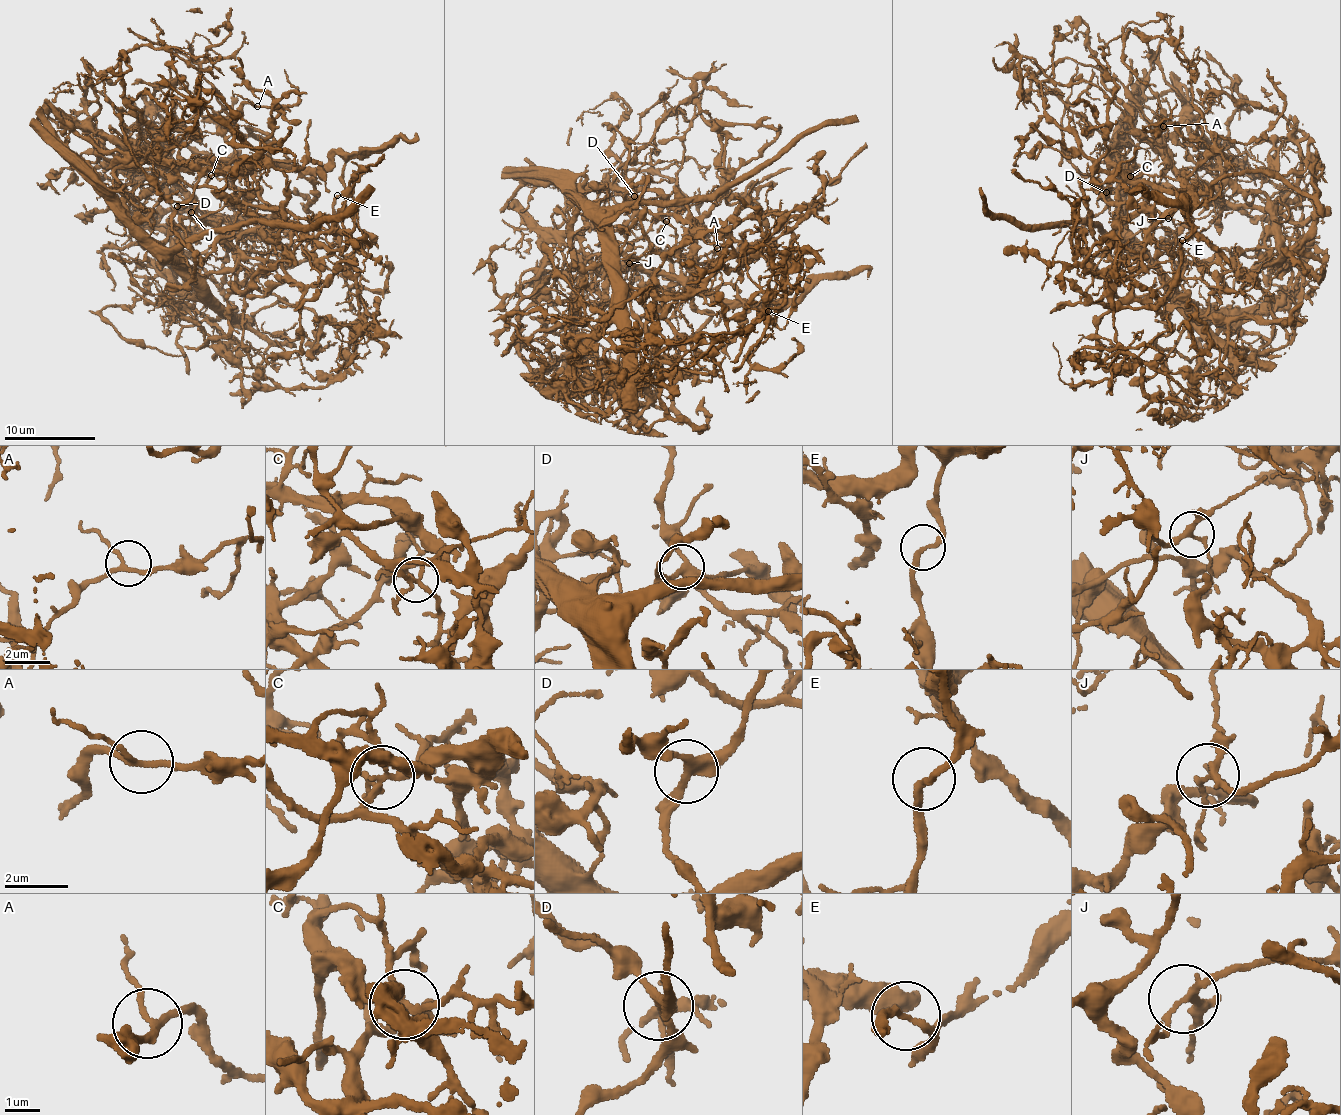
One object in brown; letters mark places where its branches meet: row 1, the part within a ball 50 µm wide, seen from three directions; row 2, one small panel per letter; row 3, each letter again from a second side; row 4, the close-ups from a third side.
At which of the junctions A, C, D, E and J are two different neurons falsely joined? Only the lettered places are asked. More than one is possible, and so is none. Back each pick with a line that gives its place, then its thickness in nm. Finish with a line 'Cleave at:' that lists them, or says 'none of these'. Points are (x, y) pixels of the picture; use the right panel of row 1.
C: (1130, 176) | 170 nm
E: (1182, 240) | 200 nm
Cleave at: C, E

